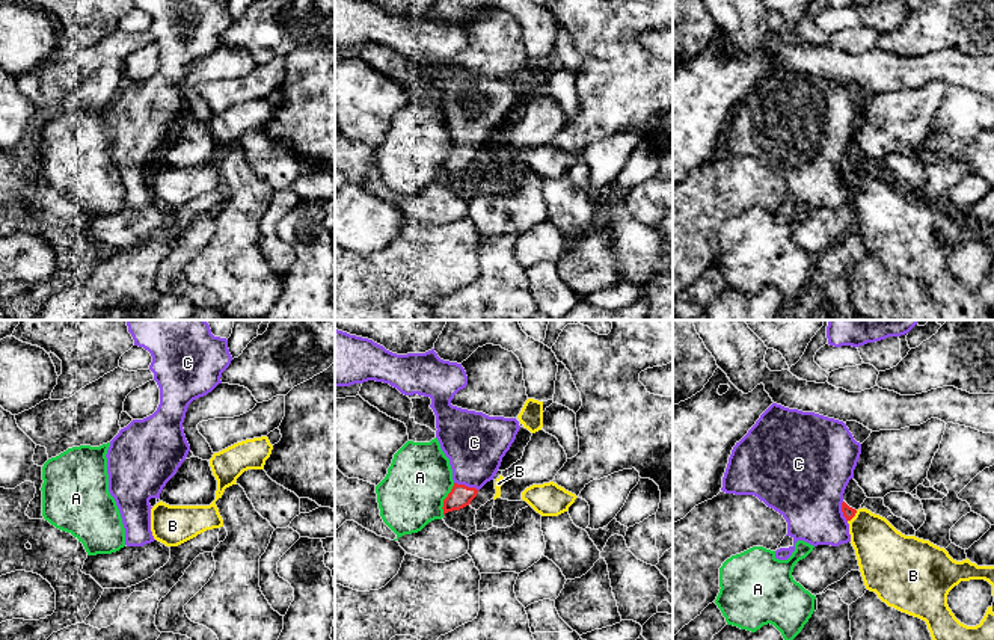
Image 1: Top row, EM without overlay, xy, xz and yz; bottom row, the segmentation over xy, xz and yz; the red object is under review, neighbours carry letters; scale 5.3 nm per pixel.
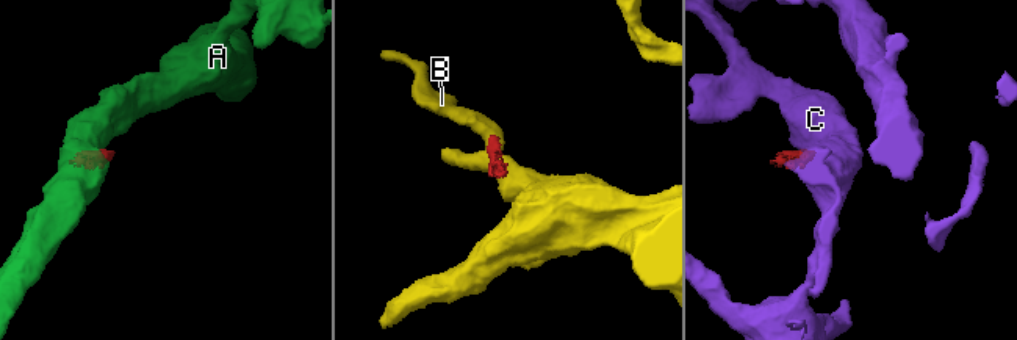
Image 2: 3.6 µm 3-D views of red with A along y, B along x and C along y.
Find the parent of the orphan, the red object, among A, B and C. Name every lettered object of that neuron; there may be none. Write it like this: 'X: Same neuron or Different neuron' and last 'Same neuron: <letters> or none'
A: Different neuron
B: Different neuron
C: Same neuron
Same neuron: C

